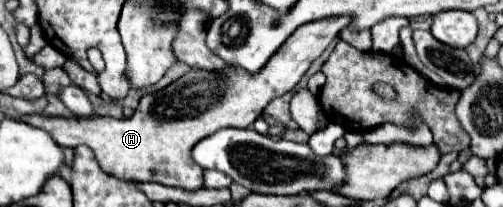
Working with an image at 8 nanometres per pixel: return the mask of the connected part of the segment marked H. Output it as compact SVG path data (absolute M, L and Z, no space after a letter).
M332 17L300 25L276 51L276 57L272 57L272 61L268 61L268 65L254 75L244 73L244 69L236 69L234 65L228 65L224 71L190 69L162 91L142 95L130 119L110 119L98 115L92 119L62 119L34 115L24 117L22 121L48 131L60 147L88 145L94 151L100 167L120 179L156 181L188 191L200 189L204 169L192 161L192 147L202 137L208 137L218 129L250 127L274 97L294 89L310 63L322 55L328 43L346 25L348 17Z

